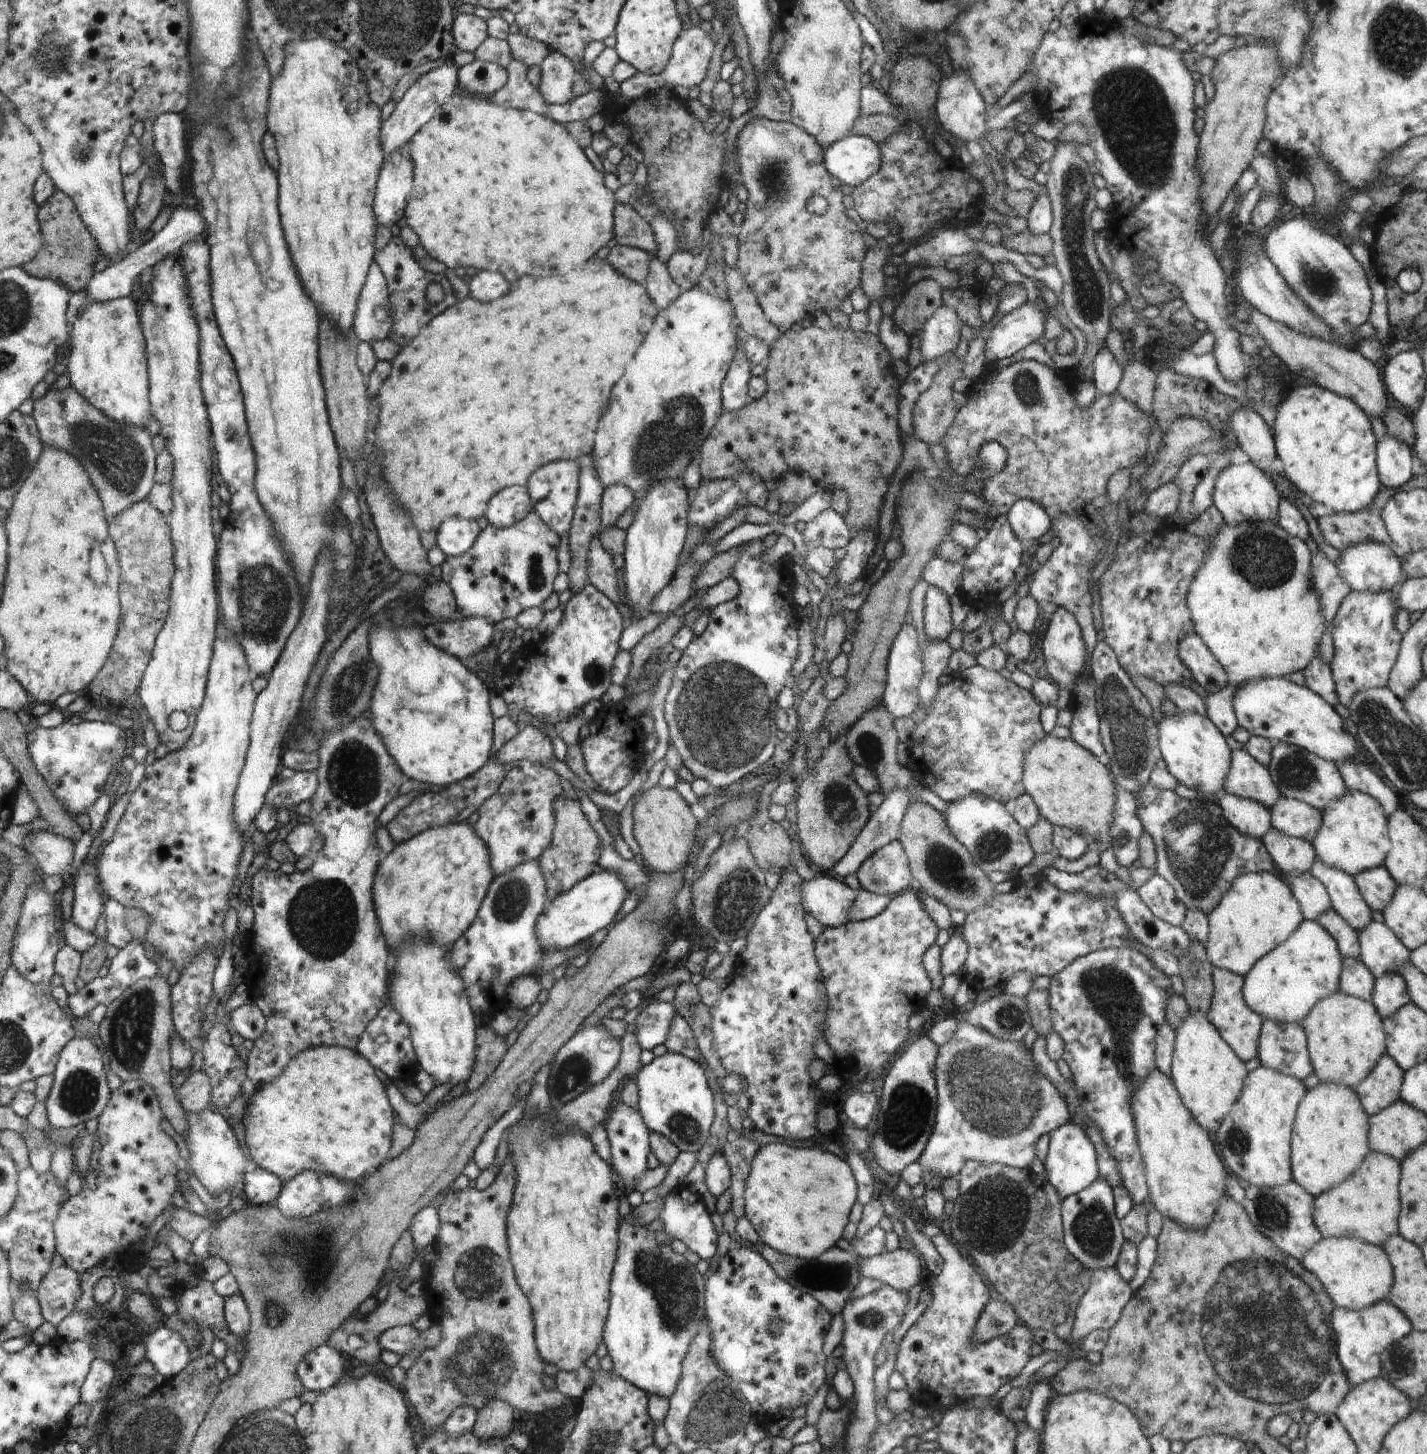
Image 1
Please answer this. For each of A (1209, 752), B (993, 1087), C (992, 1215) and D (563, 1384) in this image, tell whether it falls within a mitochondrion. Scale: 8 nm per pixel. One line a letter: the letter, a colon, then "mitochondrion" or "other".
A: other
B: mitochondrion
C: mitochondrion
D: other

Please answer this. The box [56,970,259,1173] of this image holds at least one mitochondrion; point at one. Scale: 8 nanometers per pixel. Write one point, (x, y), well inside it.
(131, 1026)

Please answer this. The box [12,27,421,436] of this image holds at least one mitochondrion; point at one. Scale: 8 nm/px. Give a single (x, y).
(44, 53)

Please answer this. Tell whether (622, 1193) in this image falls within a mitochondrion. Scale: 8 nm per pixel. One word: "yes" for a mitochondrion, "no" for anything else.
no

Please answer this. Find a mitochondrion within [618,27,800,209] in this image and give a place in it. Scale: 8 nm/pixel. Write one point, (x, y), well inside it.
(774, 182)

